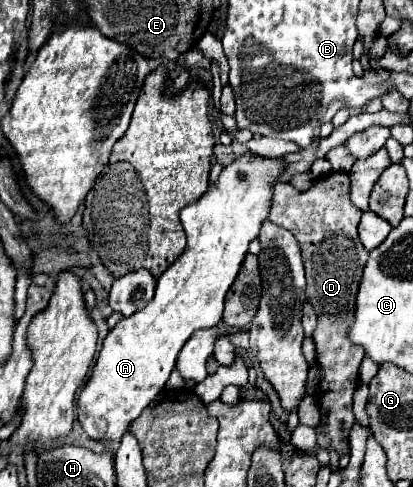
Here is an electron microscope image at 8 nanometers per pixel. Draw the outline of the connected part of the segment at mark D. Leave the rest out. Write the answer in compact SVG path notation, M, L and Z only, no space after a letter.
M330 173L316 179L310 191L300 193L290 183L274 187L270 221L288 229L300 249L306 267L306 299L318 315L314 329L316 361L322 371L316 399L322 411L320 425L316 427L316 443L322 449L334 449L338 455L350 453L350 429L356 423L352 413L352 395L358 387L358 367L364 359L364 347L348 339L348 329L354 323L356 293L360 287L362 271L368 261L368 251L358 239L358 223L362 211L350 203L350 179L346 173Z

